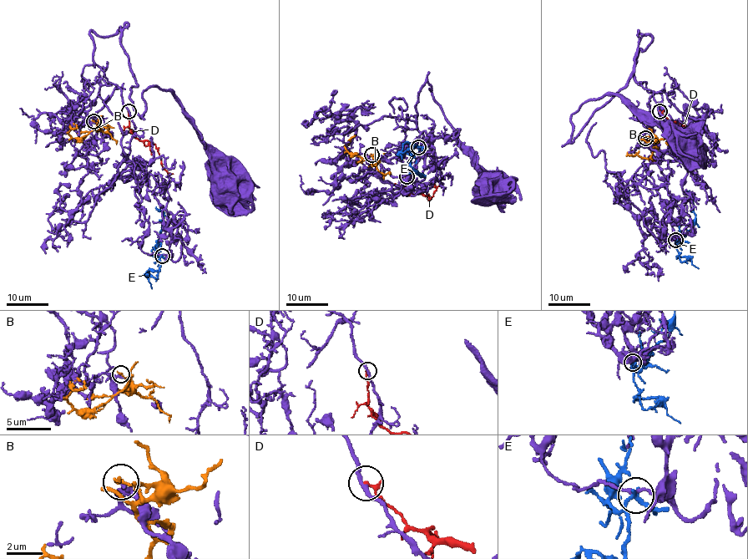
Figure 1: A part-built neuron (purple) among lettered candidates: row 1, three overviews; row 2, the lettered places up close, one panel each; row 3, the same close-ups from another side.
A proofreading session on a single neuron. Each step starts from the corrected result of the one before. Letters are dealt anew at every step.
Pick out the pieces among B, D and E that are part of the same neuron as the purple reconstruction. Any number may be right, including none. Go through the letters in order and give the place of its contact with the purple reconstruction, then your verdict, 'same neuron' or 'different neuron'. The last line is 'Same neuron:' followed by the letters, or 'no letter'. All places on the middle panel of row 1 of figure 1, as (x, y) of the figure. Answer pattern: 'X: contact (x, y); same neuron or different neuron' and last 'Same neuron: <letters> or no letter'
B: contact (371, 154); different neuron
D: contact (406, 176); different neuron
E: contact (418, 147); different neuron
Same neuron: no letter

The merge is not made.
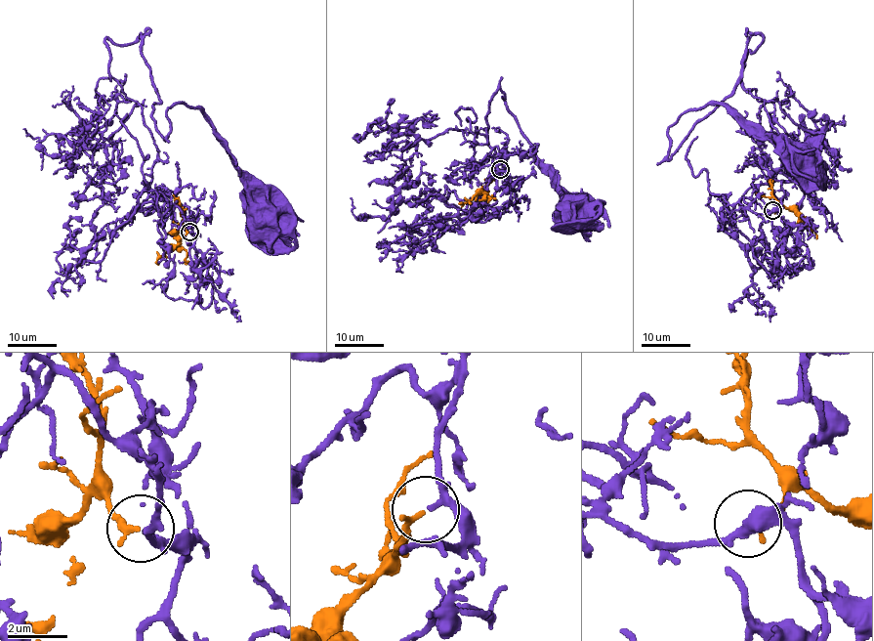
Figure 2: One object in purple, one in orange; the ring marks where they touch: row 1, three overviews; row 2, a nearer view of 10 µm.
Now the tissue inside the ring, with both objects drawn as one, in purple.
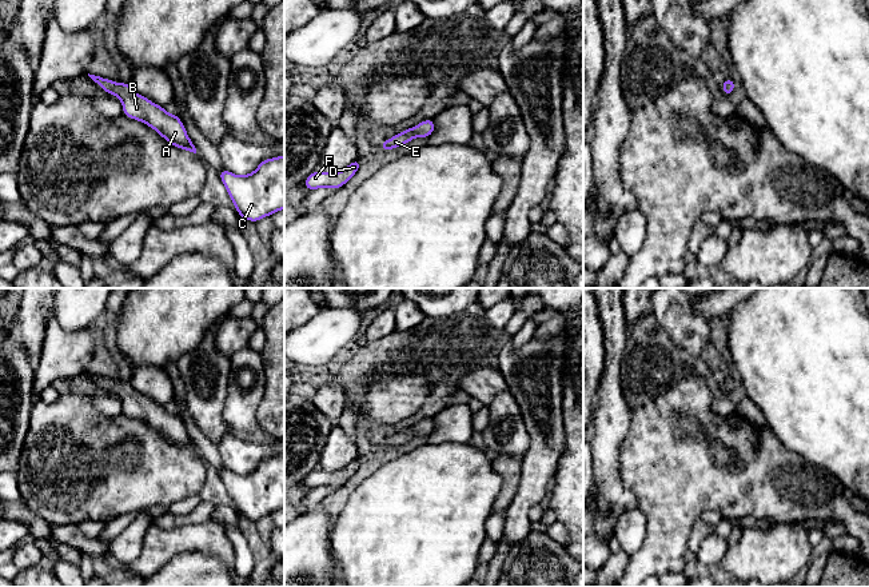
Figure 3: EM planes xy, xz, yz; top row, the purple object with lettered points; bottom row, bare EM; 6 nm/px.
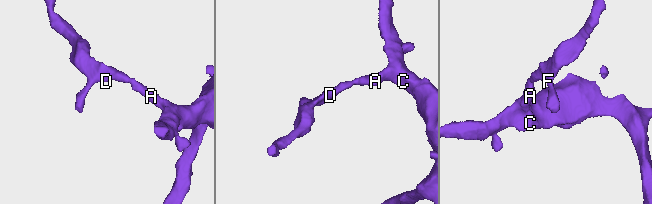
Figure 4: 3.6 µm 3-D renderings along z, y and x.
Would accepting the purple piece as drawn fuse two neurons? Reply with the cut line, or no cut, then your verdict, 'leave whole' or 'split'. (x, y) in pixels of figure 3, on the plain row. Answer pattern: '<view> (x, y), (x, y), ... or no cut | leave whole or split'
no cut | leave whole

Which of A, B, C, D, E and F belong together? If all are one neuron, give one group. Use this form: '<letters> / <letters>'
A B C D E F

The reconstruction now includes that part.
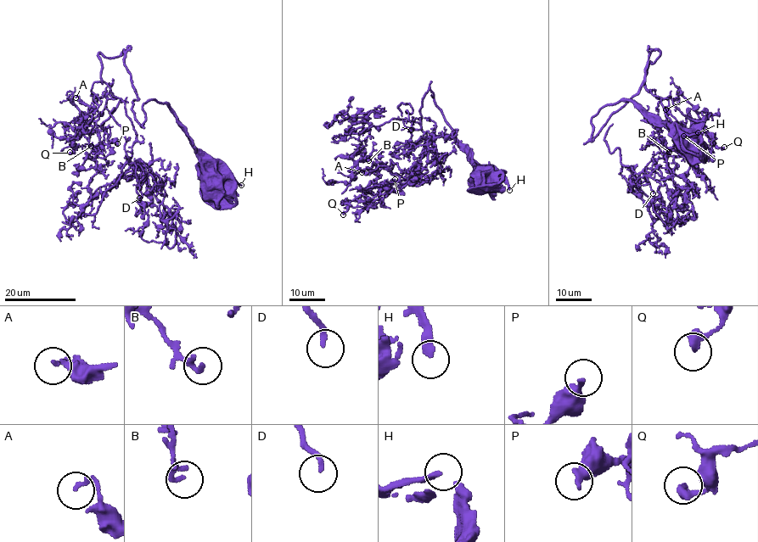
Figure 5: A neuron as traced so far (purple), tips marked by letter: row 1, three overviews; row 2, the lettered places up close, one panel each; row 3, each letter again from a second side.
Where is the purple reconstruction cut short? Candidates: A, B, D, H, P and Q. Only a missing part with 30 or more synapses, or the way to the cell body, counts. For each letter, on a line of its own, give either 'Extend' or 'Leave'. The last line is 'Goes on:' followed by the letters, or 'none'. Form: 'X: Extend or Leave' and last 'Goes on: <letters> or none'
A: Leave
B: Leave
D: Extend
H: Leave
P: Extend
Q: Leave
Goes on: D, P

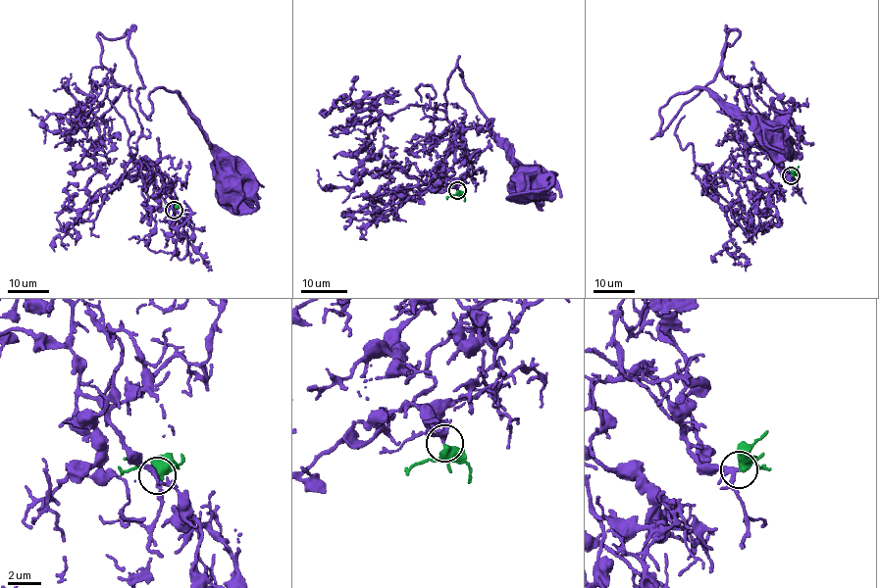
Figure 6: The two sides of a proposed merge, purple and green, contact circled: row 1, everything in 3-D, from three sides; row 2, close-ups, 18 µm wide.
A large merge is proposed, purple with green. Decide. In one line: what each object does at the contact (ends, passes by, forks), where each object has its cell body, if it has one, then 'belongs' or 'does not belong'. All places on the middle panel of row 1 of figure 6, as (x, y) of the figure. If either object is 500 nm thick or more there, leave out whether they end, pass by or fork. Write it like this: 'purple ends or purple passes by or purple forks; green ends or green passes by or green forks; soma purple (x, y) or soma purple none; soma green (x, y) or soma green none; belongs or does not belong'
purple forks; green passes by; soma purple (525, 182); soma green none; belongs

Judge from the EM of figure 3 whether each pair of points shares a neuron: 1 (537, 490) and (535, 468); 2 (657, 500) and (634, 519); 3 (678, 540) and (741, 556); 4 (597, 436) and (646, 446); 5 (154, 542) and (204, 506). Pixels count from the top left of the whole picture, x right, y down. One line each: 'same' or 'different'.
1: same
2: different
3: different
4: different
5: different

